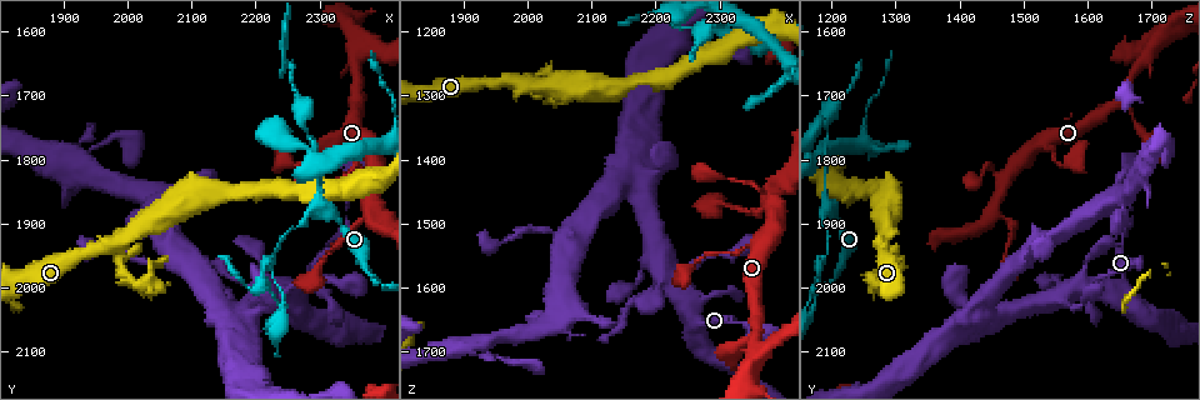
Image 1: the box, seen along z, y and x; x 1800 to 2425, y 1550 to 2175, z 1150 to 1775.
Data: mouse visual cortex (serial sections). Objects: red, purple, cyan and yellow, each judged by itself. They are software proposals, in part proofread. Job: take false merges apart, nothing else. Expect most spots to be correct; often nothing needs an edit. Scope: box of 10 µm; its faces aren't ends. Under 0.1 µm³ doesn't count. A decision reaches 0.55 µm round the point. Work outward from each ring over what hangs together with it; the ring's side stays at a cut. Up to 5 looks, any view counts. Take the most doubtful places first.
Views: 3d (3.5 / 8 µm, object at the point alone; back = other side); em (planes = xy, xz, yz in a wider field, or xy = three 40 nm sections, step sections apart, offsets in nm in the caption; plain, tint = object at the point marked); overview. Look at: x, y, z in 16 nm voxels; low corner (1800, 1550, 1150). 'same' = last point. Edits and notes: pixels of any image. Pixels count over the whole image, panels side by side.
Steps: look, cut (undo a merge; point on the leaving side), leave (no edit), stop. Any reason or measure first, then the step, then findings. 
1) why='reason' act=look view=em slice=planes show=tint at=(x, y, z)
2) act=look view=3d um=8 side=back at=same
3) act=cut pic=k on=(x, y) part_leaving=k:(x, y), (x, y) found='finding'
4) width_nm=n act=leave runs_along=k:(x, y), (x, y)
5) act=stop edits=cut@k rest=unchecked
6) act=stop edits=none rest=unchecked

why='sharp bend' act=look view=3d um=3.5 at=(2015, 1995, 1275)

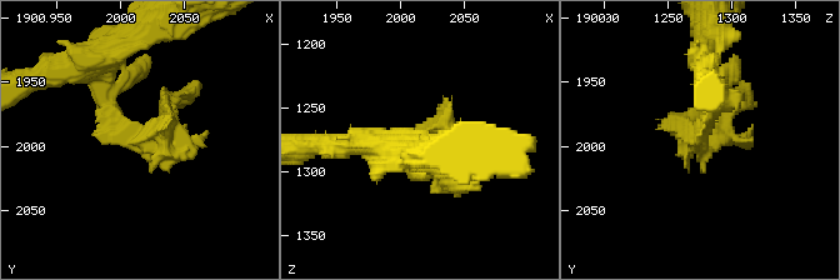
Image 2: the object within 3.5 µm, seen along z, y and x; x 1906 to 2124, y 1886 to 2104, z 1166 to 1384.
act=leave runs_along=2:(93, 79), (139, 140), (170, 121), (165, 98) found='one cell here'

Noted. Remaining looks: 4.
why='abrupt turn' act=look view=3d um=3.5 at=(2255, 1810, 1565)

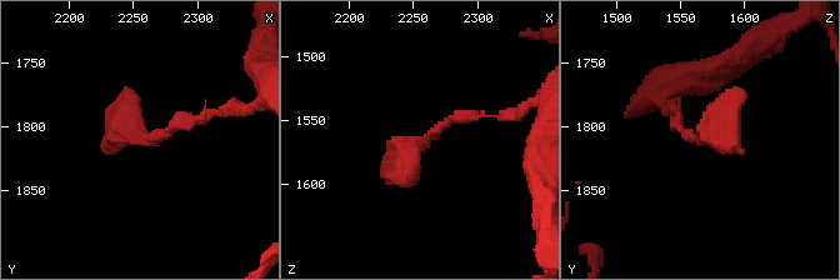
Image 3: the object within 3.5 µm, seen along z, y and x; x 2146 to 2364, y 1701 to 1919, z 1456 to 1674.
why='shape alone is not enough' act=look view=em slice=xy step=2 show=tint at=(2256, 1812, 1566)

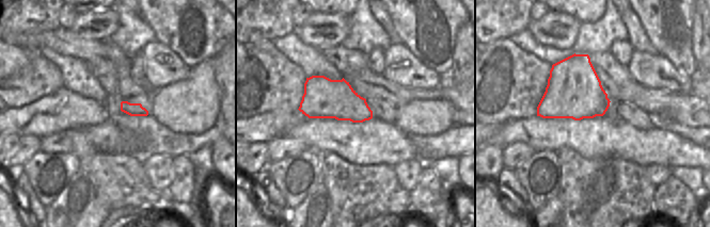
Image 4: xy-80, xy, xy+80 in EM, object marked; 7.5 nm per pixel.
act=leave runs_along=3:(491, 115), (445, 121), (404, 176) found='one cell here'

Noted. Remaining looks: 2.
act=stop edits=none rest=unchecked

